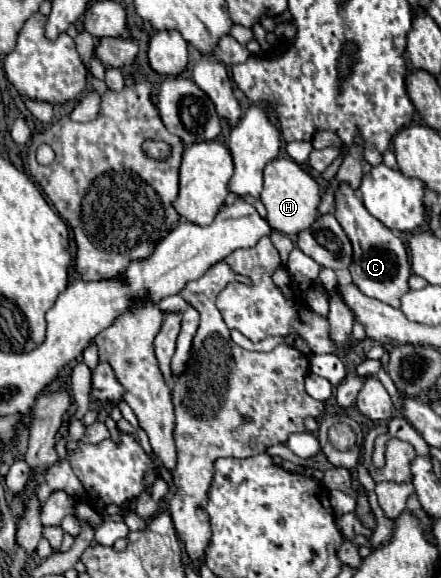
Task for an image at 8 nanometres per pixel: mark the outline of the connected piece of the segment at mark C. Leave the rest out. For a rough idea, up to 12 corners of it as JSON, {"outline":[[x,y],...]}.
{"outline":[[348,186],[336,220],[354,246],[352,282],[394,308],[408,292],[404,242]]}

